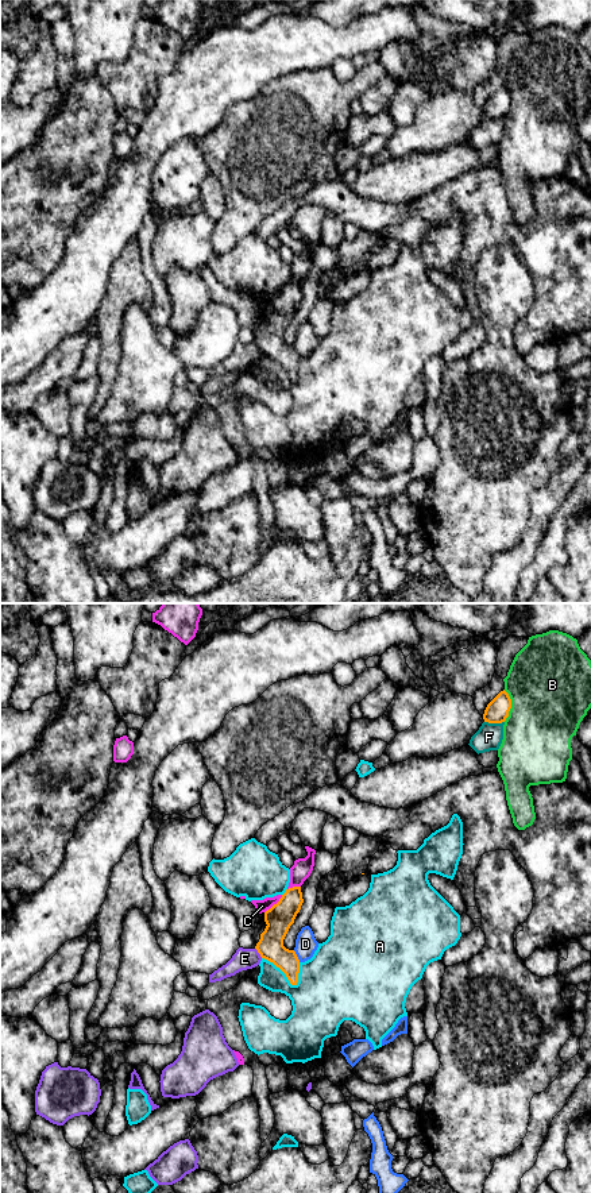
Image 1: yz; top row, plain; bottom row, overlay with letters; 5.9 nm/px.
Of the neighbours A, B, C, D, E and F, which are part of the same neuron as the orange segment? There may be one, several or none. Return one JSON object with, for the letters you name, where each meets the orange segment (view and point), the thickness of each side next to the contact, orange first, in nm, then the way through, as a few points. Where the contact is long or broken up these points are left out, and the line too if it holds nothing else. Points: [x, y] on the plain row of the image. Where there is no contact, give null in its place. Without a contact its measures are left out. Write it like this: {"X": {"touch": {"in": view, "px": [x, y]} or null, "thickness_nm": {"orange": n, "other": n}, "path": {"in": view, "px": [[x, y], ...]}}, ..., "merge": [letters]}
{"merge": []}

